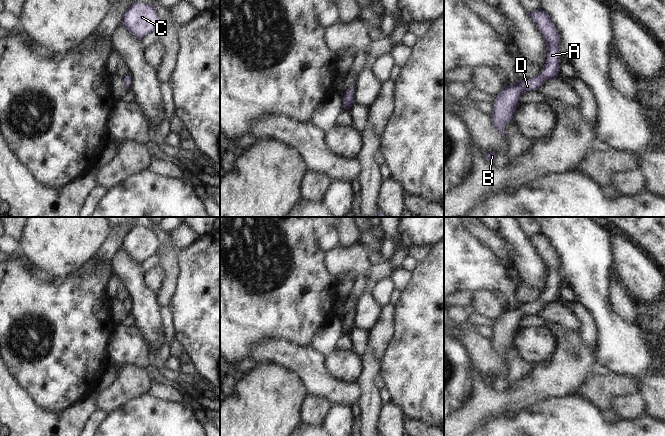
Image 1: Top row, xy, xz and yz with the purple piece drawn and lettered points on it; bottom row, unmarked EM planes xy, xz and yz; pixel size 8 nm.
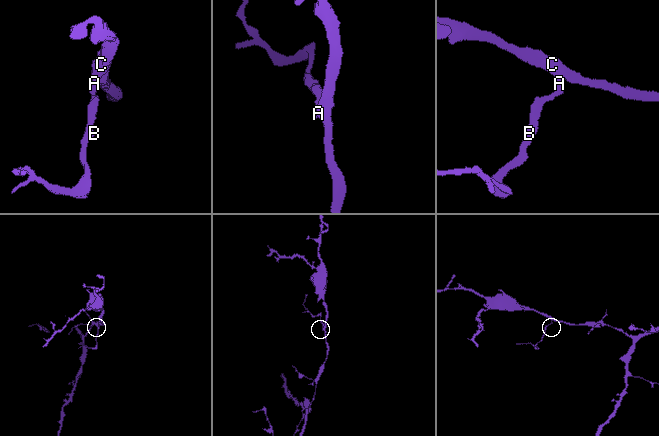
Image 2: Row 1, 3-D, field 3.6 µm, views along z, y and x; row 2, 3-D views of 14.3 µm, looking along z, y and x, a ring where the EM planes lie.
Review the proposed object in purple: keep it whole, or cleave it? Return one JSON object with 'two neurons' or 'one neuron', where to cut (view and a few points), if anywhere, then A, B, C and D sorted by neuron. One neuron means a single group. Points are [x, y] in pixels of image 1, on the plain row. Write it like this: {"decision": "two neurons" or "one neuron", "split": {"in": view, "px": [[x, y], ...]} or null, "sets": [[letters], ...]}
{"decision": "one neuron", "split": null, "sets": [["A", "B", "C", "D"]]}

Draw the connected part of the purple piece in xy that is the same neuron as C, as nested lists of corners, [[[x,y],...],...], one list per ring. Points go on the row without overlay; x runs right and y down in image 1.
[[[134,226],[125,235],[121,247],[141,264],[146,258],[157,253],[159,243],[152,229]]]

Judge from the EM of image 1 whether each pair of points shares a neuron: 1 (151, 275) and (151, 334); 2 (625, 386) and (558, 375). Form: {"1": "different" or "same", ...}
{"1": "different", "2": "different"}

